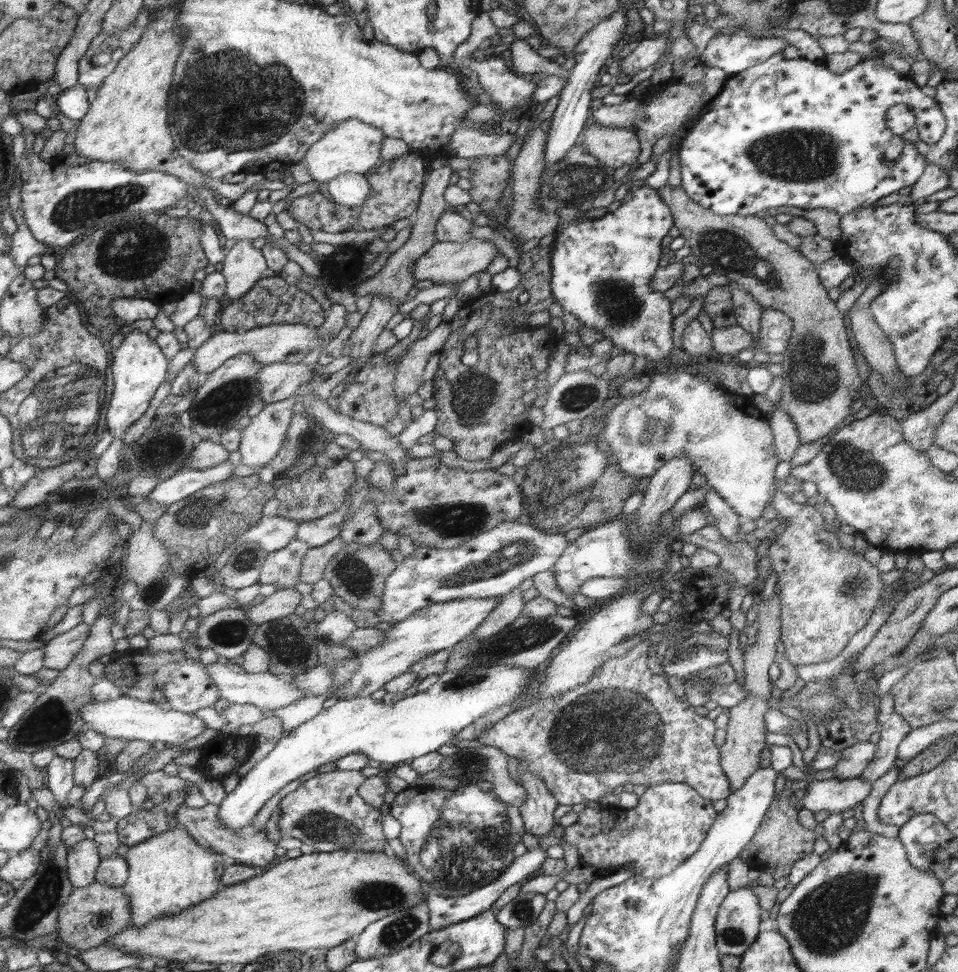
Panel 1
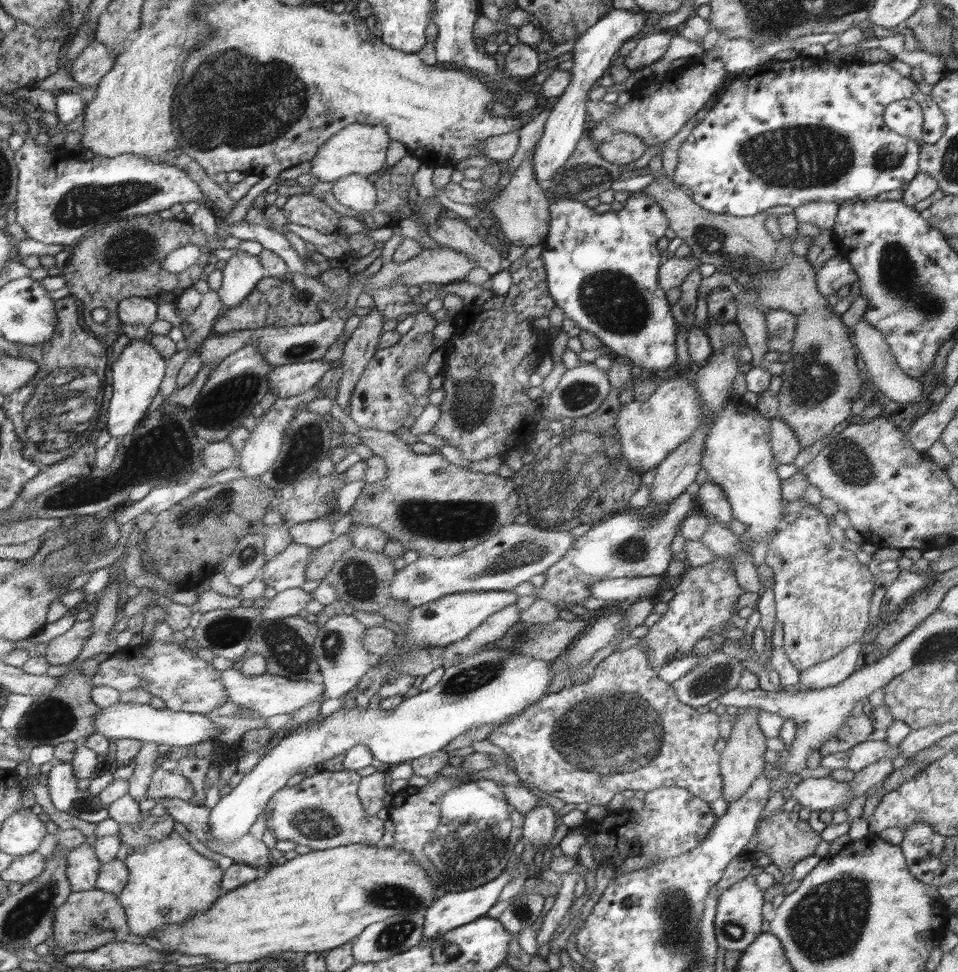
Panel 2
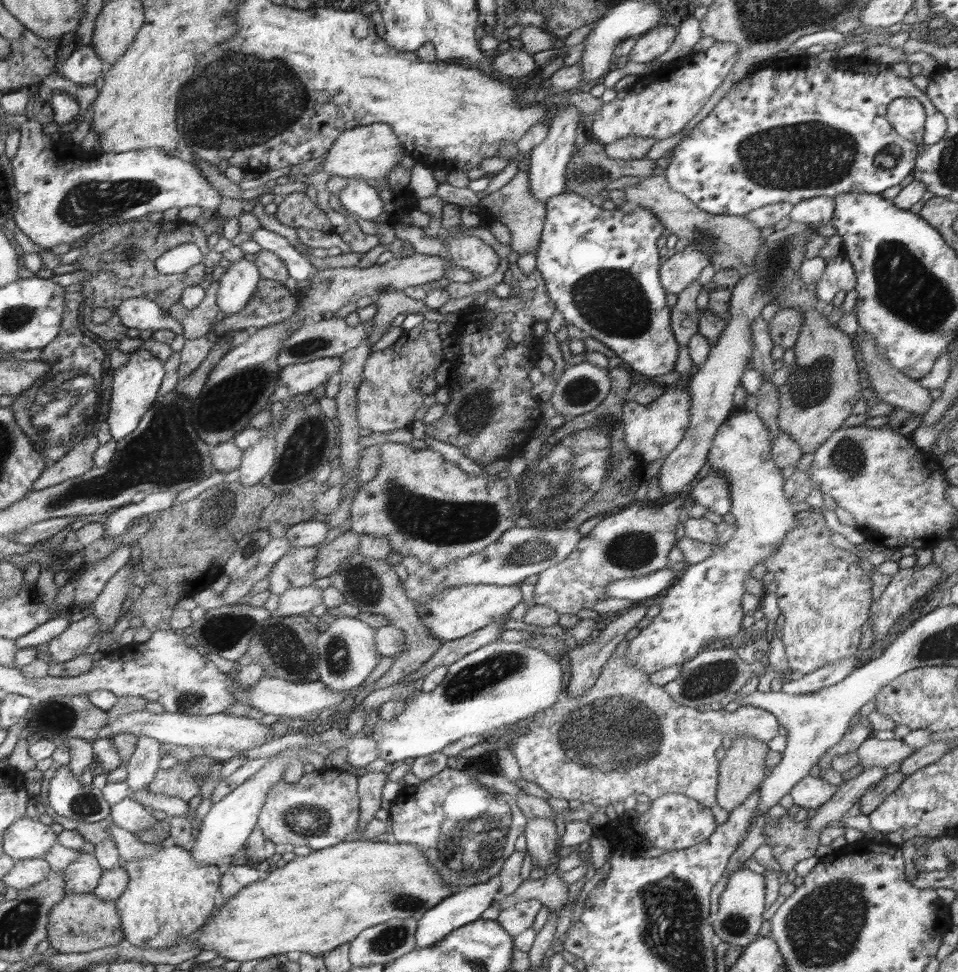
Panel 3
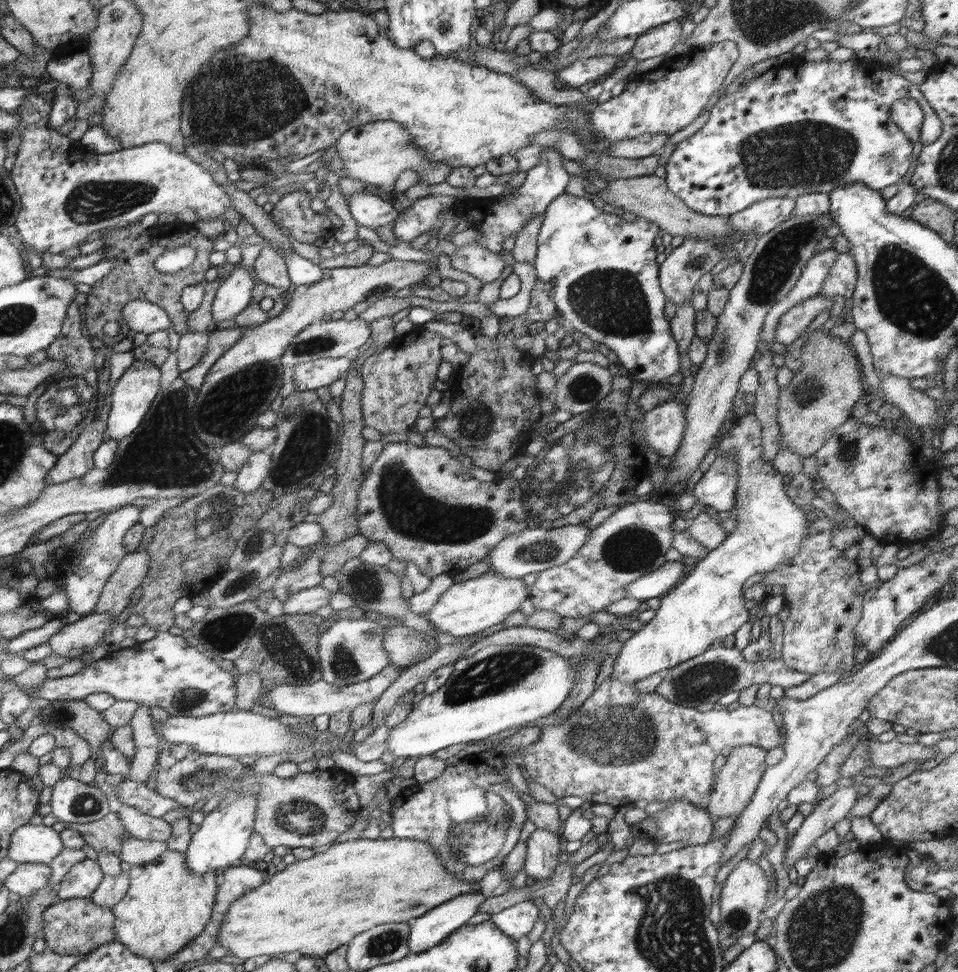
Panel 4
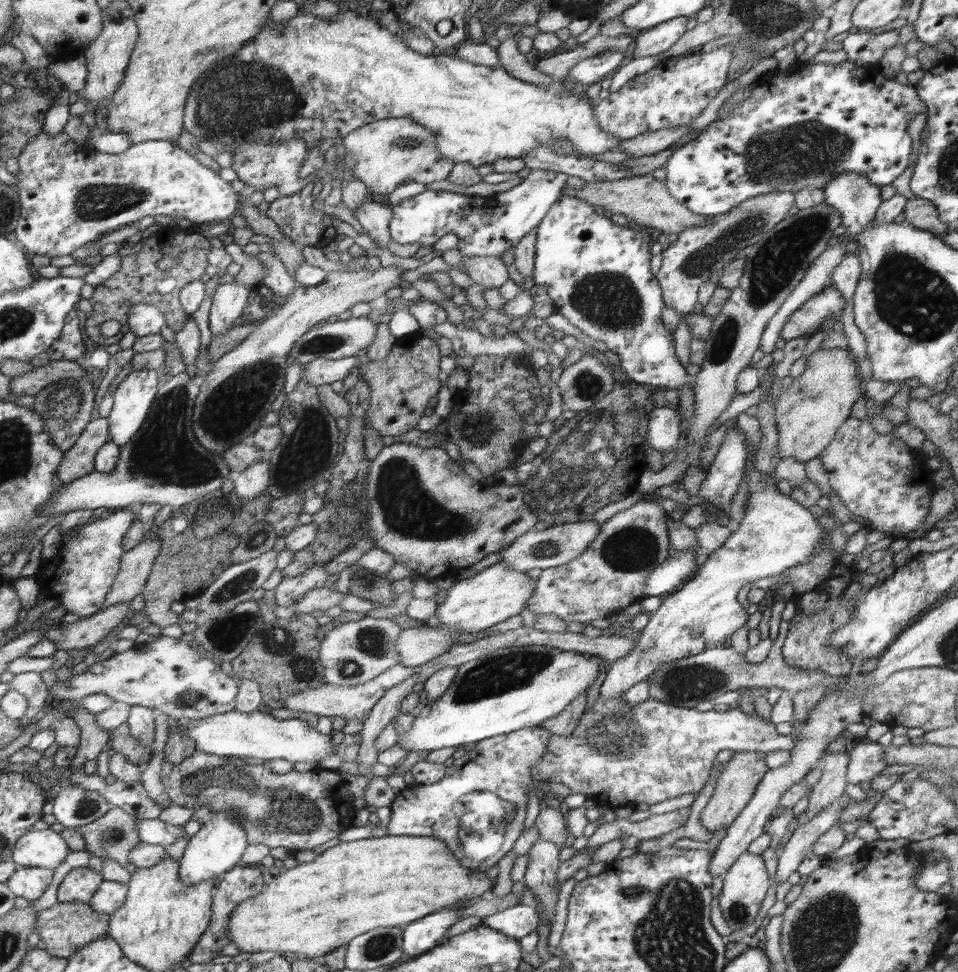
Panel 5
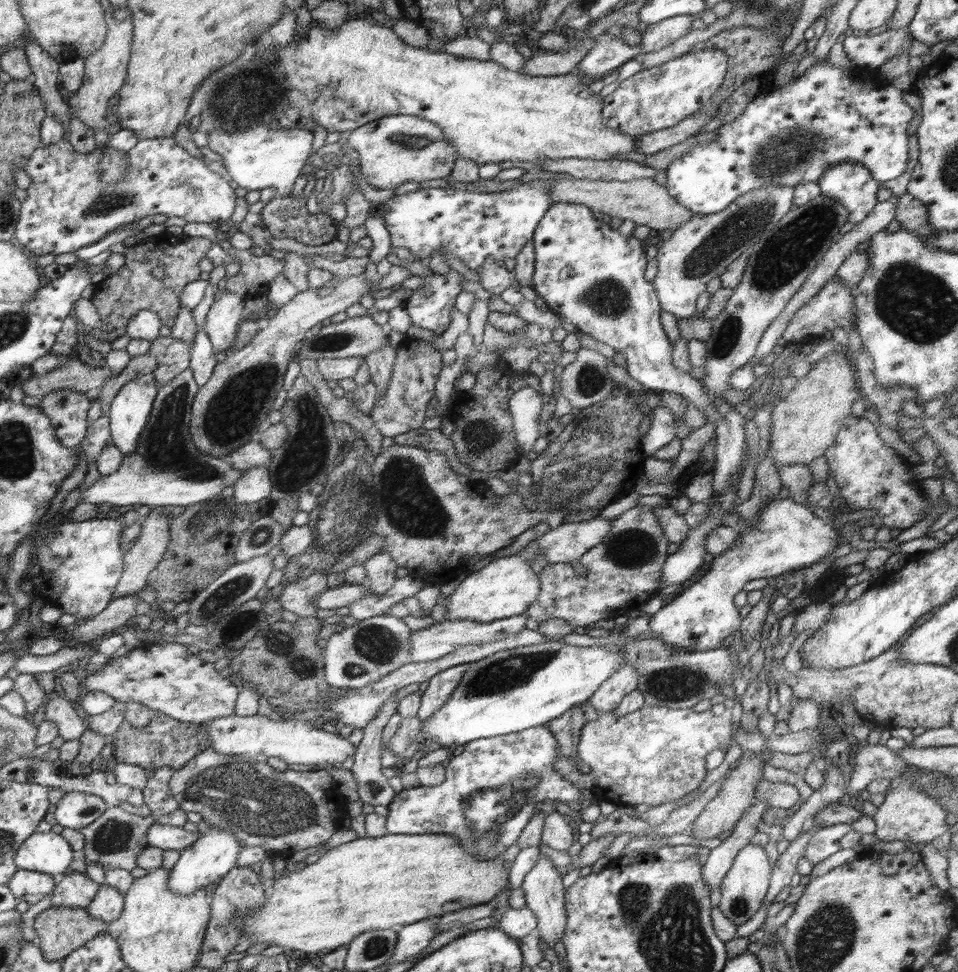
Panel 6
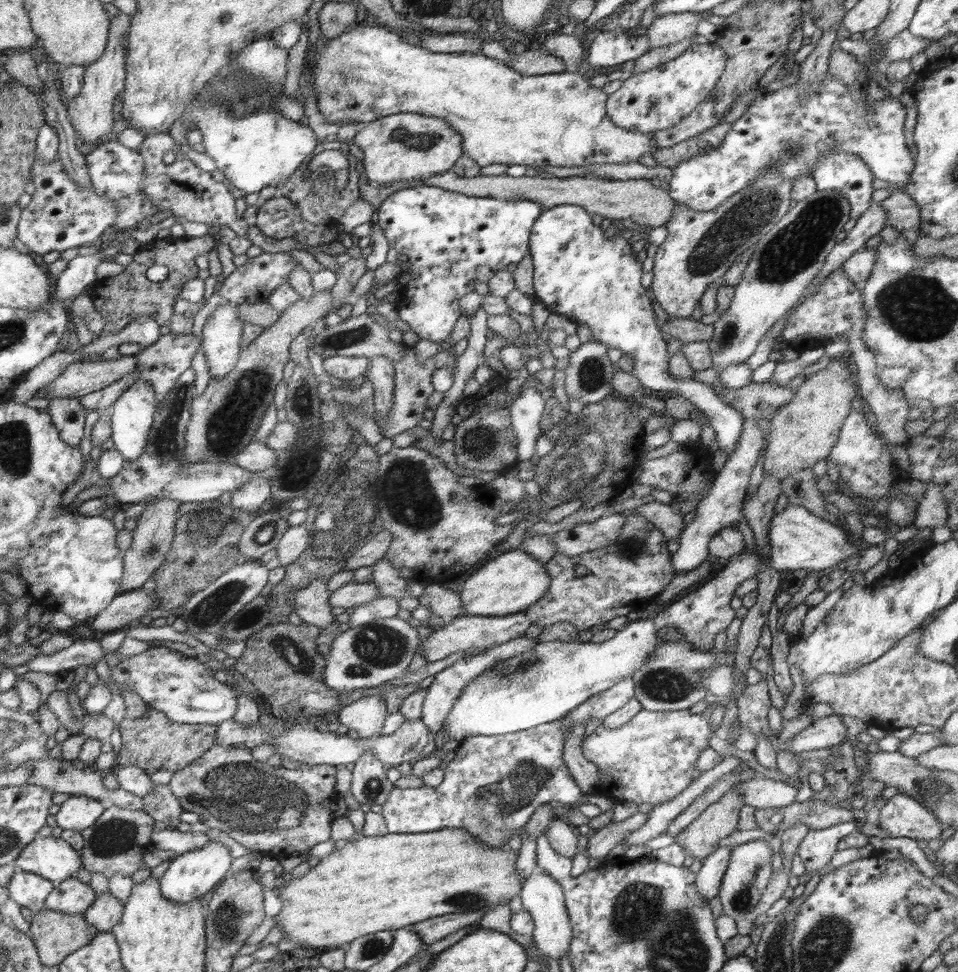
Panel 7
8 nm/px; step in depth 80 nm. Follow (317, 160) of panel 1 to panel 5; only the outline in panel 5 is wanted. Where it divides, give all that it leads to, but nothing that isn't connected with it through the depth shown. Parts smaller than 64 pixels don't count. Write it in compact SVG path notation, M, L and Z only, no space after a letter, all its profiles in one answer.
M408 117L380 119L353 130L343 137L341 151L348 151L348 156L358 158L350 177L364 182L373 195L387 196L404 180L425 185L444 180L455 165L440 154L433 132Z

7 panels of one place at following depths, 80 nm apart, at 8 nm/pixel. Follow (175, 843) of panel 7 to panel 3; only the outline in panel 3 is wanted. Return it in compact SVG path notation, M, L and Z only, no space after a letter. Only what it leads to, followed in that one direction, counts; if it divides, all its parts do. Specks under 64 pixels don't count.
M127 797L122 802L111 806L111 818L116 826L133 833L144 833L159 823L142 805Z

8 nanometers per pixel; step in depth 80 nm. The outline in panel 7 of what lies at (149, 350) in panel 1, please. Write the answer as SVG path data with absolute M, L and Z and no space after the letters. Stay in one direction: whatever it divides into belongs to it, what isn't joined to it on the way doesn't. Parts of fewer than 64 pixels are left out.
M136 381L113 404L110 417L111 436L116 451L120 452L126 461L138 460L147 450L151 427L154 425L155 412L158 409L155 389L152 383Z

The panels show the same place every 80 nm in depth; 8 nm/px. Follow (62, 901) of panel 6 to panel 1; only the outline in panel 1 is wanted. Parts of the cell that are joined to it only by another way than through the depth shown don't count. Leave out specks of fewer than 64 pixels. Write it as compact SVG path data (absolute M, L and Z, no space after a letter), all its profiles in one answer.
M84 839L68 847L67 873L73 886L84 888L97 880L101 860L93 840Z

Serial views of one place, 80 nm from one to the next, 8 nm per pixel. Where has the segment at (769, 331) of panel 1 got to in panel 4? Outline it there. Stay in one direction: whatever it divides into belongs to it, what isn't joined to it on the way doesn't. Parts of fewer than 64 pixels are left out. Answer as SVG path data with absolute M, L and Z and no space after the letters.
M817 295L792 306L792 309L778 319L778 325L774 331L774 342L789 346L806 333L807 327L820 313L830 310L833 305L834 298Z

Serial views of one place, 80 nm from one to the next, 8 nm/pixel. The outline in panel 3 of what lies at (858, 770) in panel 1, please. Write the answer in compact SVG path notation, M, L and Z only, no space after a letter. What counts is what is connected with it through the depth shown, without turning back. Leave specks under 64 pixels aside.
M870 736L855 750L860 757L858 766L870 769L887 768L891 764L902 763L915 750L902 739L879 740Z

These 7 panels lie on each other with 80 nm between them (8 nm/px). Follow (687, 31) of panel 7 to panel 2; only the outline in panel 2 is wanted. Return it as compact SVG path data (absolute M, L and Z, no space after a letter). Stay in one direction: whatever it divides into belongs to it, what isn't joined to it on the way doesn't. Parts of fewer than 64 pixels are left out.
M653 31L641 37L637 45L625 56L625 65L629 70L643 68L664 56L670 46L674 31Z

